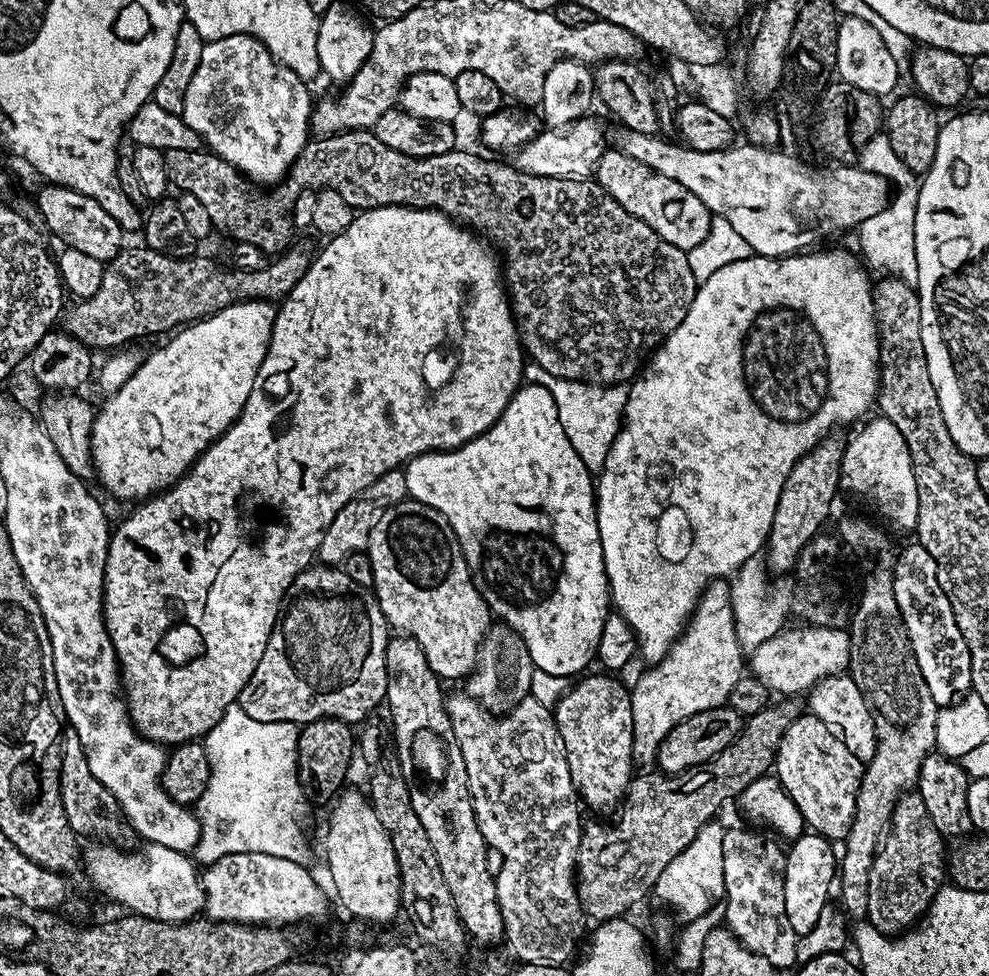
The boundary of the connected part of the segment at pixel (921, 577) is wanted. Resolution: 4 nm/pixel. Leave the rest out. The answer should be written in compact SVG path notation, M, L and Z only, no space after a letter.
M911 542L901 552L897 551L892 566L892 585L898 610L904 616L904 626L908 630L908 641L914 650L914 658L918 658L918 670L922 670L922 678L926 678L926 686L930 689L930 698L934 698L937 709L948 708L971 689L972 667L966 638L962 638L962 630L958 630L950 598L946 598L938 582L938 566L934 558L930 558L930 550L926 550L917 542Z

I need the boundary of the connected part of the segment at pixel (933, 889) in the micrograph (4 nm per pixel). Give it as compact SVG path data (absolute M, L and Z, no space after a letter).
M919 792L904 793L896 804L890 831L877 852L868 883L867 923L885 934L900 934L913 927L927 913L938 889L946 880L946 844L938 826L926 814L926 802Z

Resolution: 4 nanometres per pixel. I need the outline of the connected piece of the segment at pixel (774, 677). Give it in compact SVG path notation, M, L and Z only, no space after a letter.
M816 625L799 627L783 629L766 640L750 654L748 660L753 677L780 696L801 695L828 676L843 675L849 666L851 633L847 629Z

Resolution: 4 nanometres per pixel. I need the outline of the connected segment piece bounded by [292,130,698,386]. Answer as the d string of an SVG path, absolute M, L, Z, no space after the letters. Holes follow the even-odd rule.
M353 130L309 139L308 145L304 147L302 154L298 154L292 168L296 176L300 176L300 180L305 180L308 185L315 181L315 176L324 176L325 187L338 190L338 194L346 198L346 202L353 210L385 208L391 204L399 208L434 208L491 242L495 251L502 257L502 279L512 305L512 317L516 319L516 329L520 331L520 343L524 345L525 353L530 357L531 363L542 366L546 374L554 374L563 380L587 380L605 386L624 384L641 371L649 353L659 348L664 339L680 325L682 318L686 318L686 310L690 310L698 287L694 270L690 270L687 251L664 241L650 226L646 226L646 222L622 210L622 206L618 206L618 202L614 202L614 198L610 198L608 191L601 184L596 183L595 179L540 177L538 174L522 172L511 163L508 165L499 164L496 160L483 160L472 152L460 152L461 150L453 150L437 156L407 156L389 146L387 139L380 137L379 140L374 133L375 131L372 130ZM363 152L364 176L372 184L360 184L360 160L356 156L362 155Z

